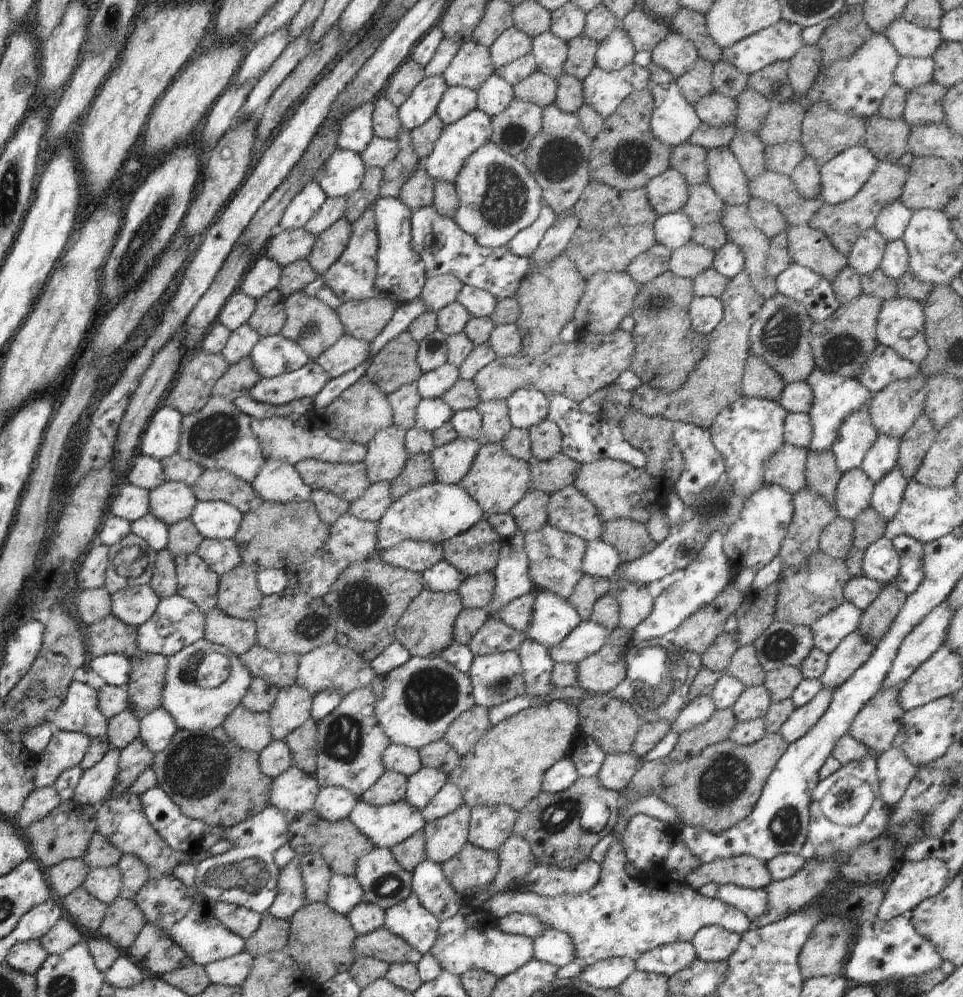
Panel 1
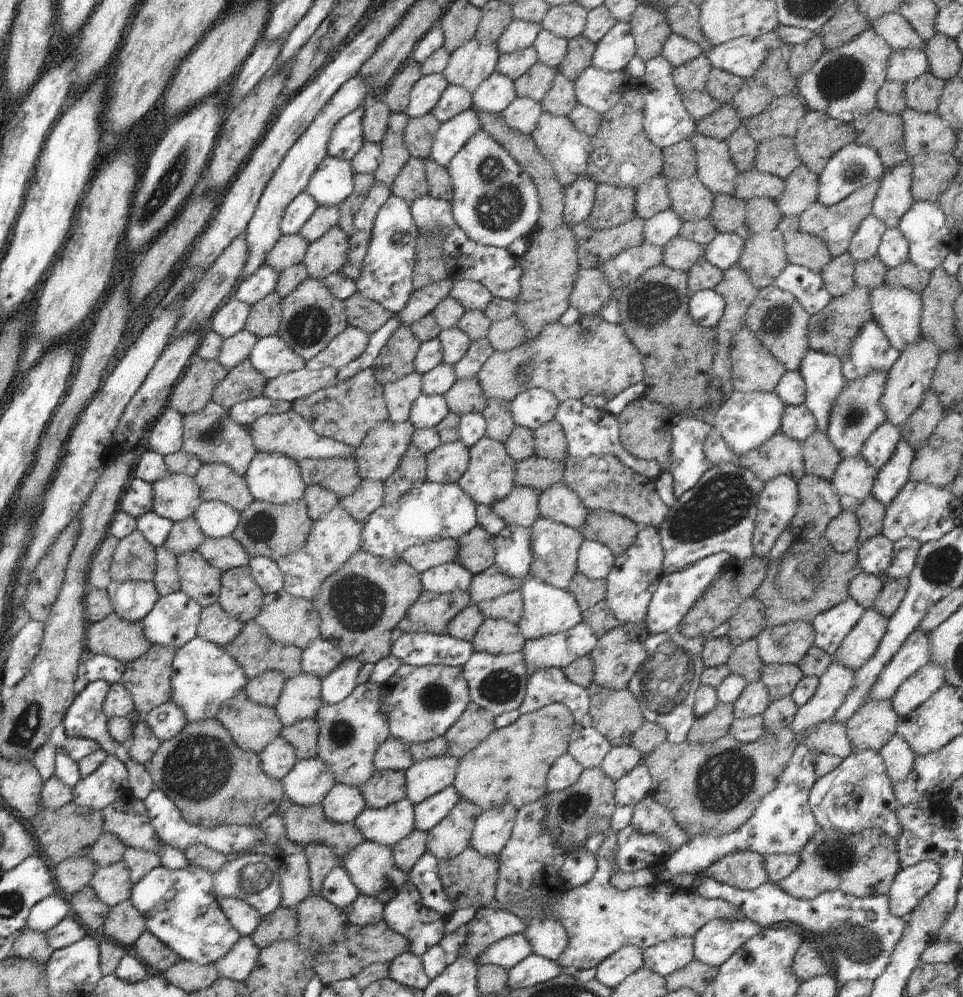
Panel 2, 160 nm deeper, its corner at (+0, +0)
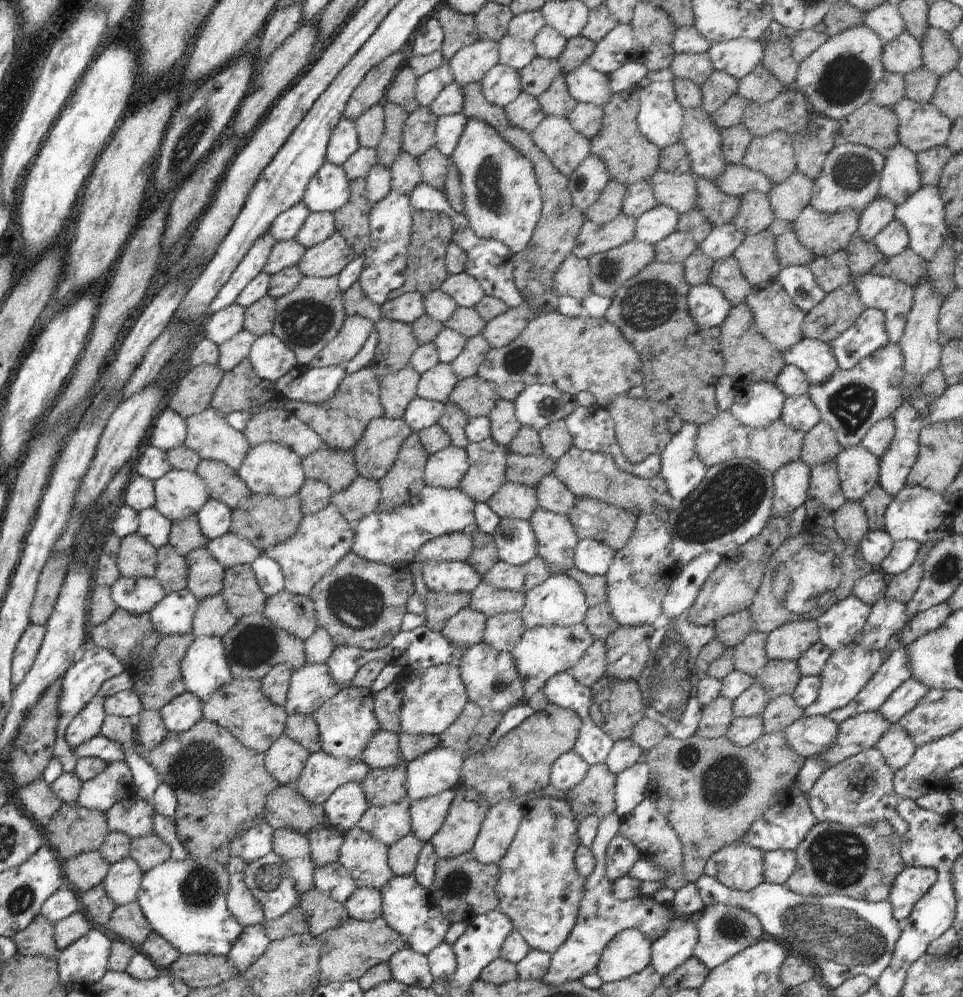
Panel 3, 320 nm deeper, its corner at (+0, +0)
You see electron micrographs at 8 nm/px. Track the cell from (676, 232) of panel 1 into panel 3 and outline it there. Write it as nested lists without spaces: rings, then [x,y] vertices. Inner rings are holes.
[[[658,205],[643,212],[636,221],[635,238],[654,246],[677,230],[679,215],[666,205]]]

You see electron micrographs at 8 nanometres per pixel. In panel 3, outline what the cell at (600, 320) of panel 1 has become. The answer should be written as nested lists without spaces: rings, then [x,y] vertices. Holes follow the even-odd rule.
[[[567,256],[555,270],[553,289],[558,297],[568,295],[581,302],[592,293],[589,260]]]

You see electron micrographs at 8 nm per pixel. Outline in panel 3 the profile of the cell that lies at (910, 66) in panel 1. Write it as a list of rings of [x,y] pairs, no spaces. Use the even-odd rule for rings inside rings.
[[[902,31],[883,46],[881,61],[886,71],[904,76],[923,65],[921,43]]]

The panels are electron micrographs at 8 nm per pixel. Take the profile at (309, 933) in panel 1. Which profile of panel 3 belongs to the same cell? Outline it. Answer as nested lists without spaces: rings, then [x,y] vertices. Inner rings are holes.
[[[315,886],[301,896],[300,907],[305,912],[309,933],[316,938],[327,930],[340,927],[350,918],[343,903],[324,896]]]

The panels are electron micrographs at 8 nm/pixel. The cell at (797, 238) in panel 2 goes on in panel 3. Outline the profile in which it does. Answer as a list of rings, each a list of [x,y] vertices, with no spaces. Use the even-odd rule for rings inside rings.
[[[776,218],[767,231],[774,237],[777,259],[782,268],[790,265],[806,267],[815,259],[814,254],[800,244],[793,223]]]

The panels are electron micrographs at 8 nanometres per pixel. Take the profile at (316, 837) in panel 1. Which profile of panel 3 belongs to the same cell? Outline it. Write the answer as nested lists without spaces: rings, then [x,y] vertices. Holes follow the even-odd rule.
[[[278,785],[266,795],[263,820],[274,830],[289,828],[305,835],[320,825],[332,827],[322,805],[308,802],[292,785]]]

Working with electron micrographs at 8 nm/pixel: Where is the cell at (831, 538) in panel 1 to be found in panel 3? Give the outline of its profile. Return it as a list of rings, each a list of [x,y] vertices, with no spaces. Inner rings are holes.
[[[846,501],[834,515],[833,529],[846,546],[856,547],[869,531],[866,513],[856,501]]]

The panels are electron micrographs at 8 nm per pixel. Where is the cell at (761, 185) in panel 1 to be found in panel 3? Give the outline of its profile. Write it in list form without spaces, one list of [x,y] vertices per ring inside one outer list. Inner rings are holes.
[[[727,163],[715,178],[714,184],[727,195],[744,196],[747,192],[761,192],[768,195],[773,182],[764,174],[748,167]]]

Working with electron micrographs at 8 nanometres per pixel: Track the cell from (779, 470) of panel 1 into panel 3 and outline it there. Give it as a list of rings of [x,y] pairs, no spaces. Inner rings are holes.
[[[720,411],[712,422],[701,424],[695,438],[694,450],[706,468],[738,457],[749,458],[774,474],[783,464],[798,460],[803,447],[804,433],[776,419],[766,428],[740,424],[730,411]]]

